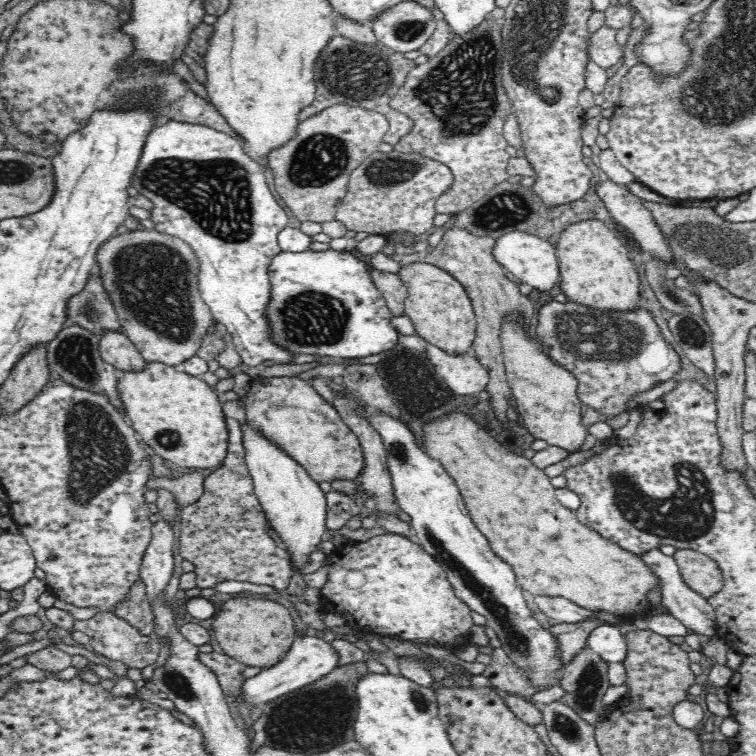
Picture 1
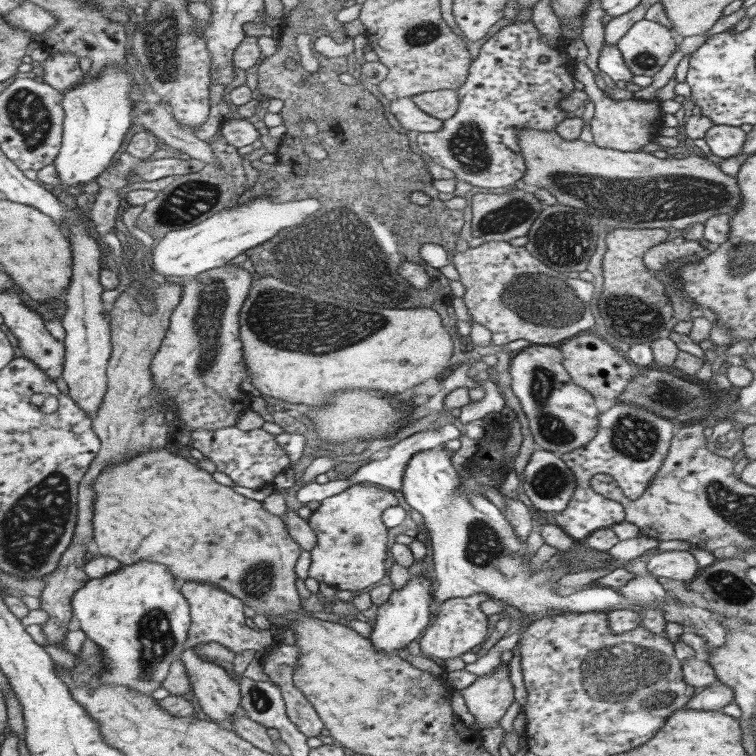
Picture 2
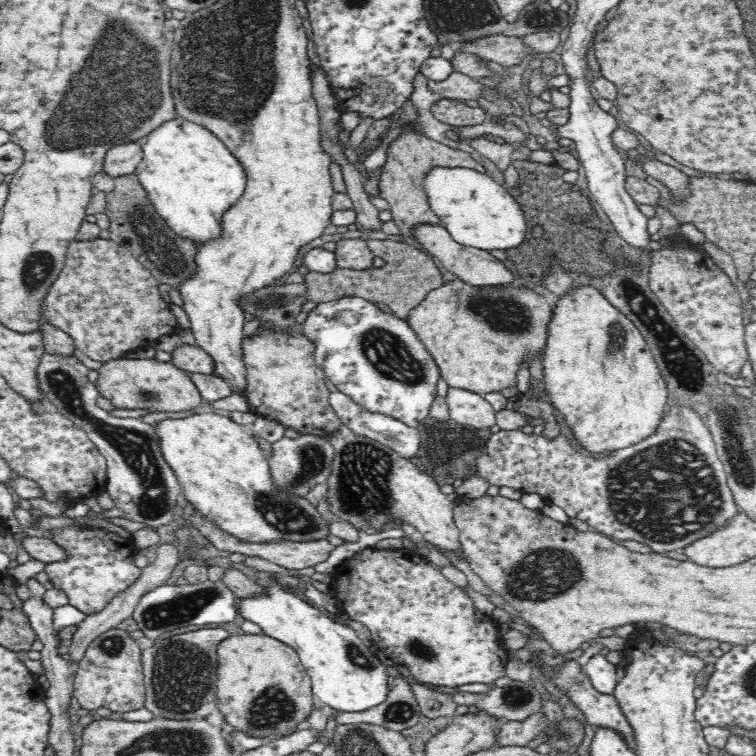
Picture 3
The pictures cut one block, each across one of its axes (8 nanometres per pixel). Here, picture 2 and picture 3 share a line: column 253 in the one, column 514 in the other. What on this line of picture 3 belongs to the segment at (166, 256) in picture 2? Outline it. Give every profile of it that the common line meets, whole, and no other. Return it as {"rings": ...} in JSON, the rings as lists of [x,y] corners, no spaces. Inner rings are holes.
{"rings":[[[434,166],[422,180],[432,211],[452,238],[466,247],[480,250],[516,249],[524,242],[524,213],[514,197],[496,179],[471,168]]]}

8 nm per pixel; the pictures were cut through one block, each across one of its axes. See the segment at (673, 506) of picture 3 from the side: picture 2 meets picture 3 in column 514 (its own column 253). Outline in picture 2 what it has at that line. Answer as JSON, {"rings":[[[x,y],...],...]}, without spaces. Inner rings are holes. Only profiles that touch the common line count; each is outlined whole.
{"rings":[[[236,426],[219,430],[197,429],[192,433],[193,448],[214,462],[218,472],[227,474],[232,482],[244,488],[271,485],[273,478],[288,468],[290,458],[275,438],[262,429],[242,431]]]}

